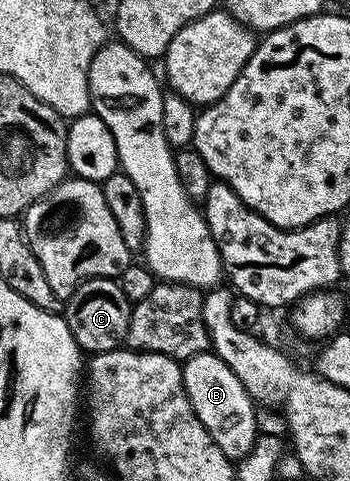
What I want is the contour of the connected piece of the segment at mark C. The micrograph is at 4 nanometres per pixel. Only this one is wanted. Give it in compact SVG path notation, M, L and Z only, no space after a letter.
M93 277L91 281L83 281L76 287L71 297L65 298L64 316L68 331L72 331L72 339L76 339L79 349L83 354L93 355L123 348L129 331L129 319L131 315L132 302L125 297L119 282L113 277Z

